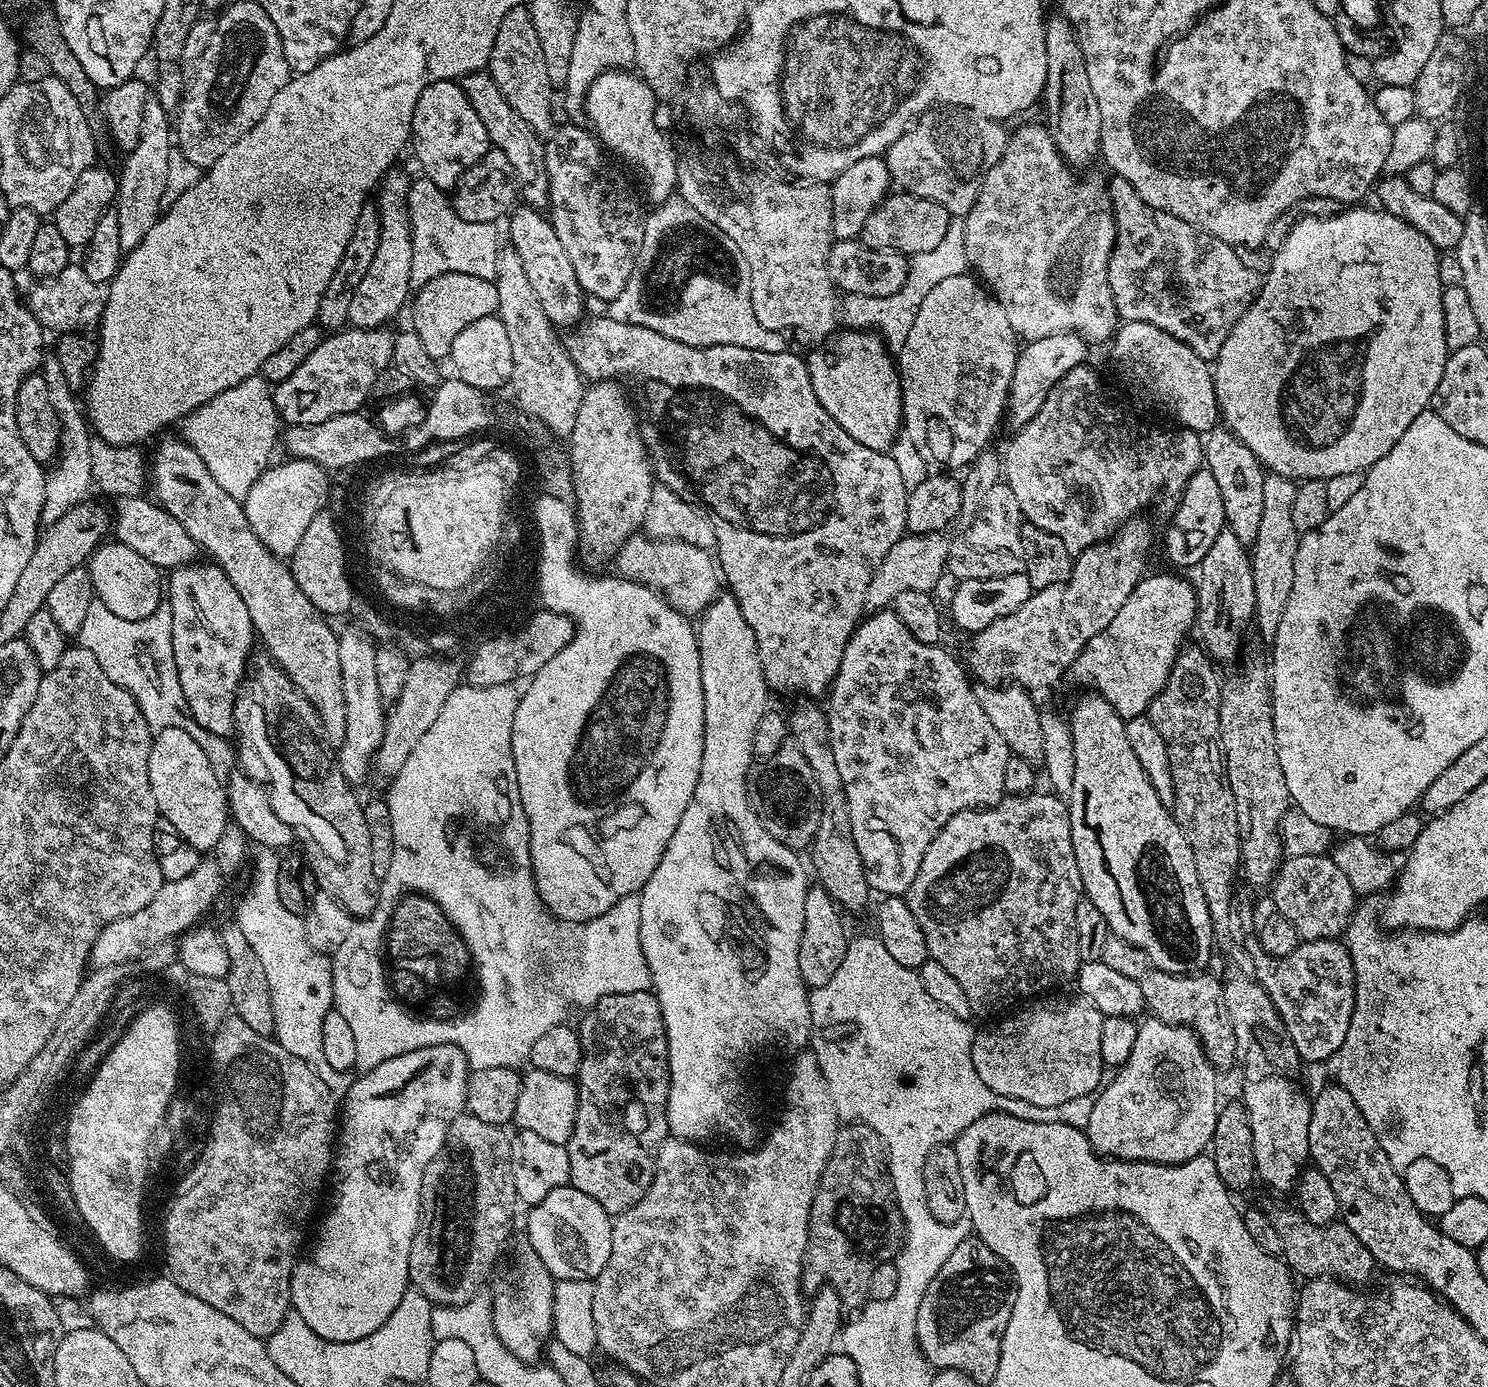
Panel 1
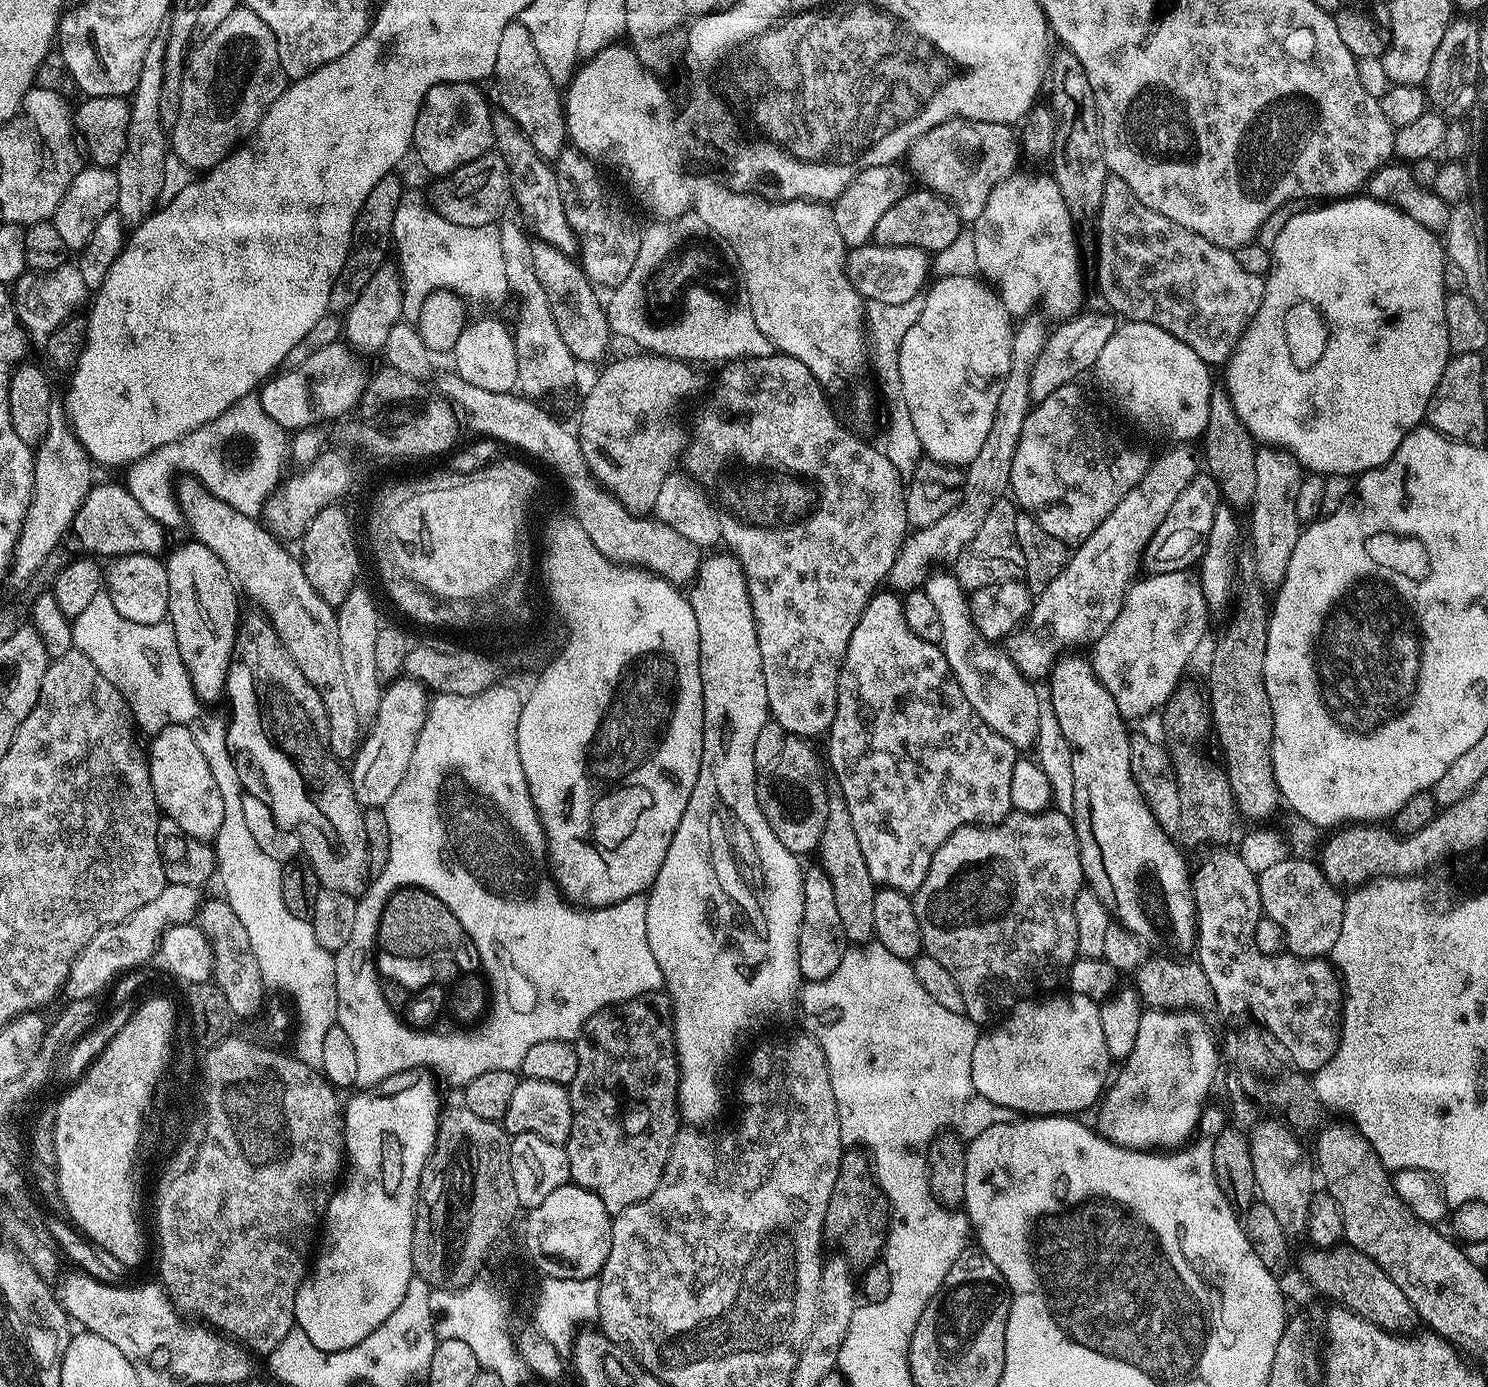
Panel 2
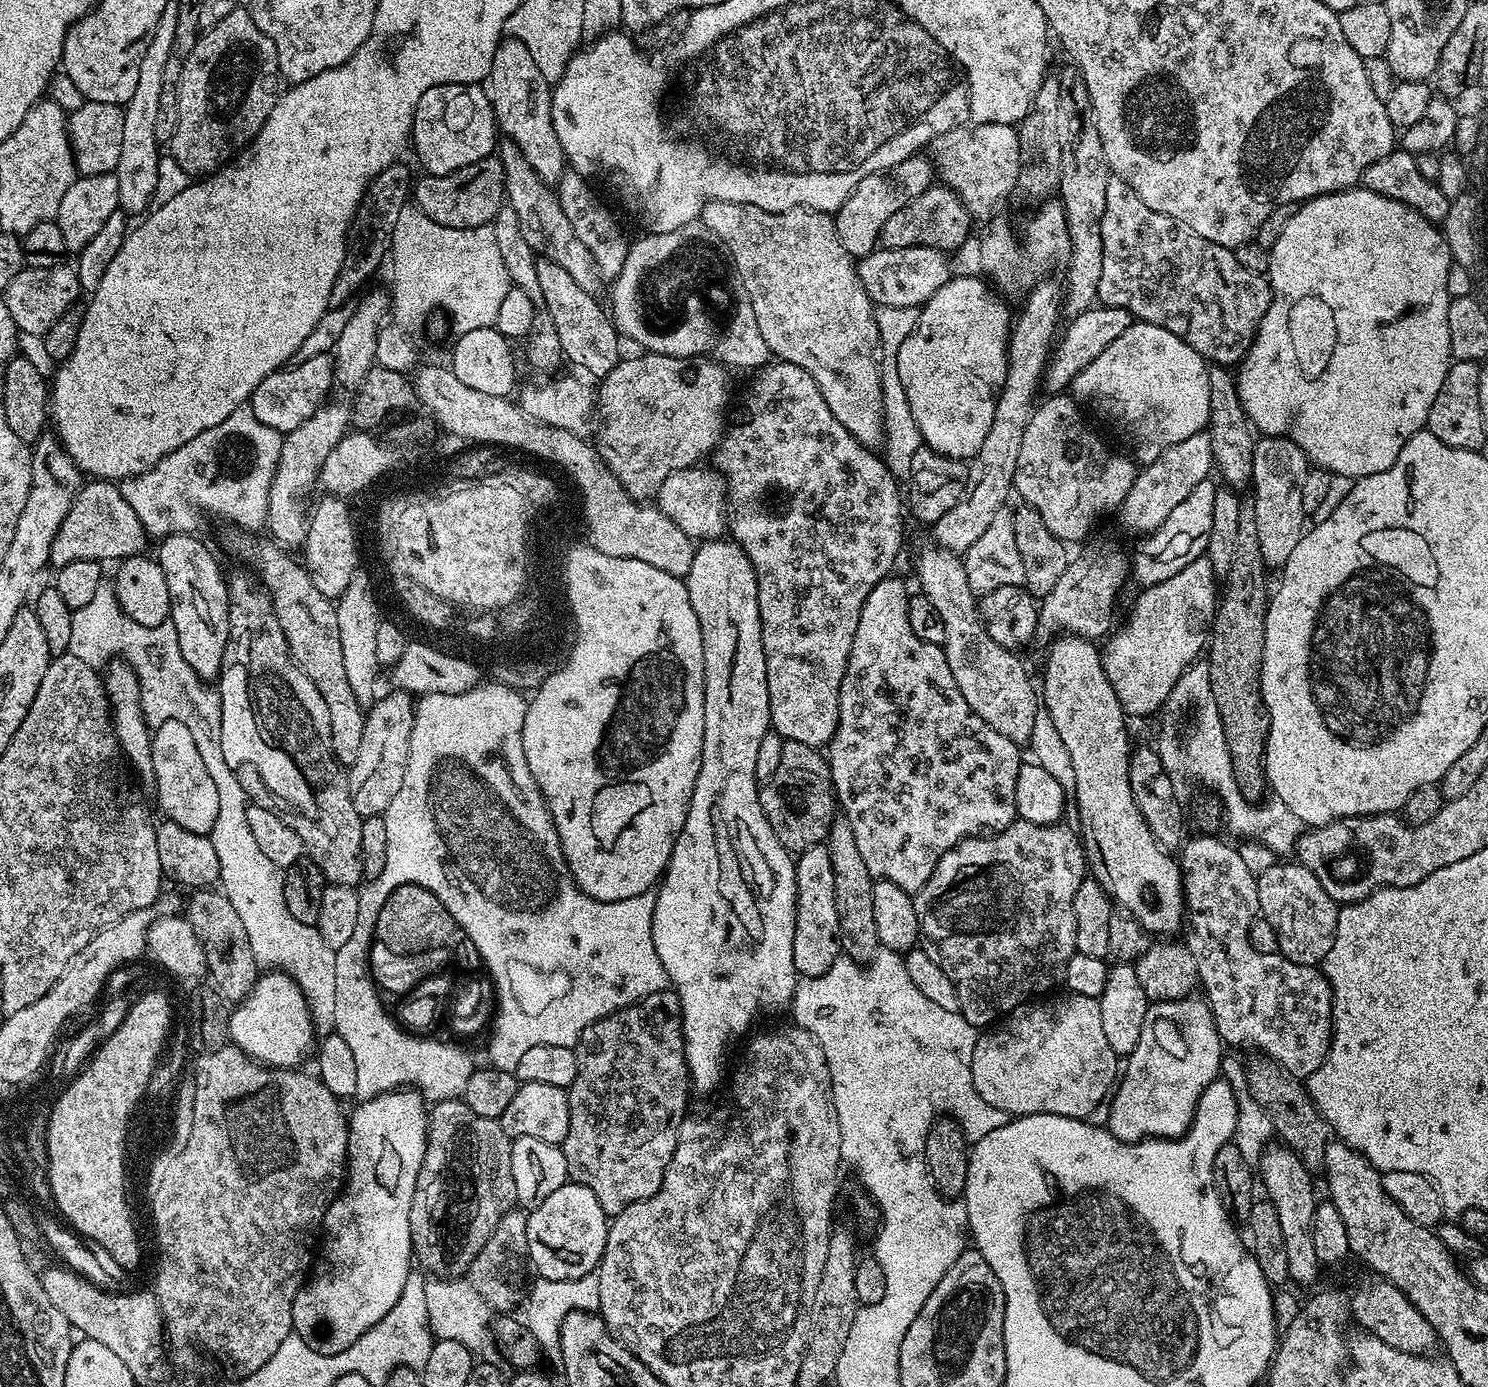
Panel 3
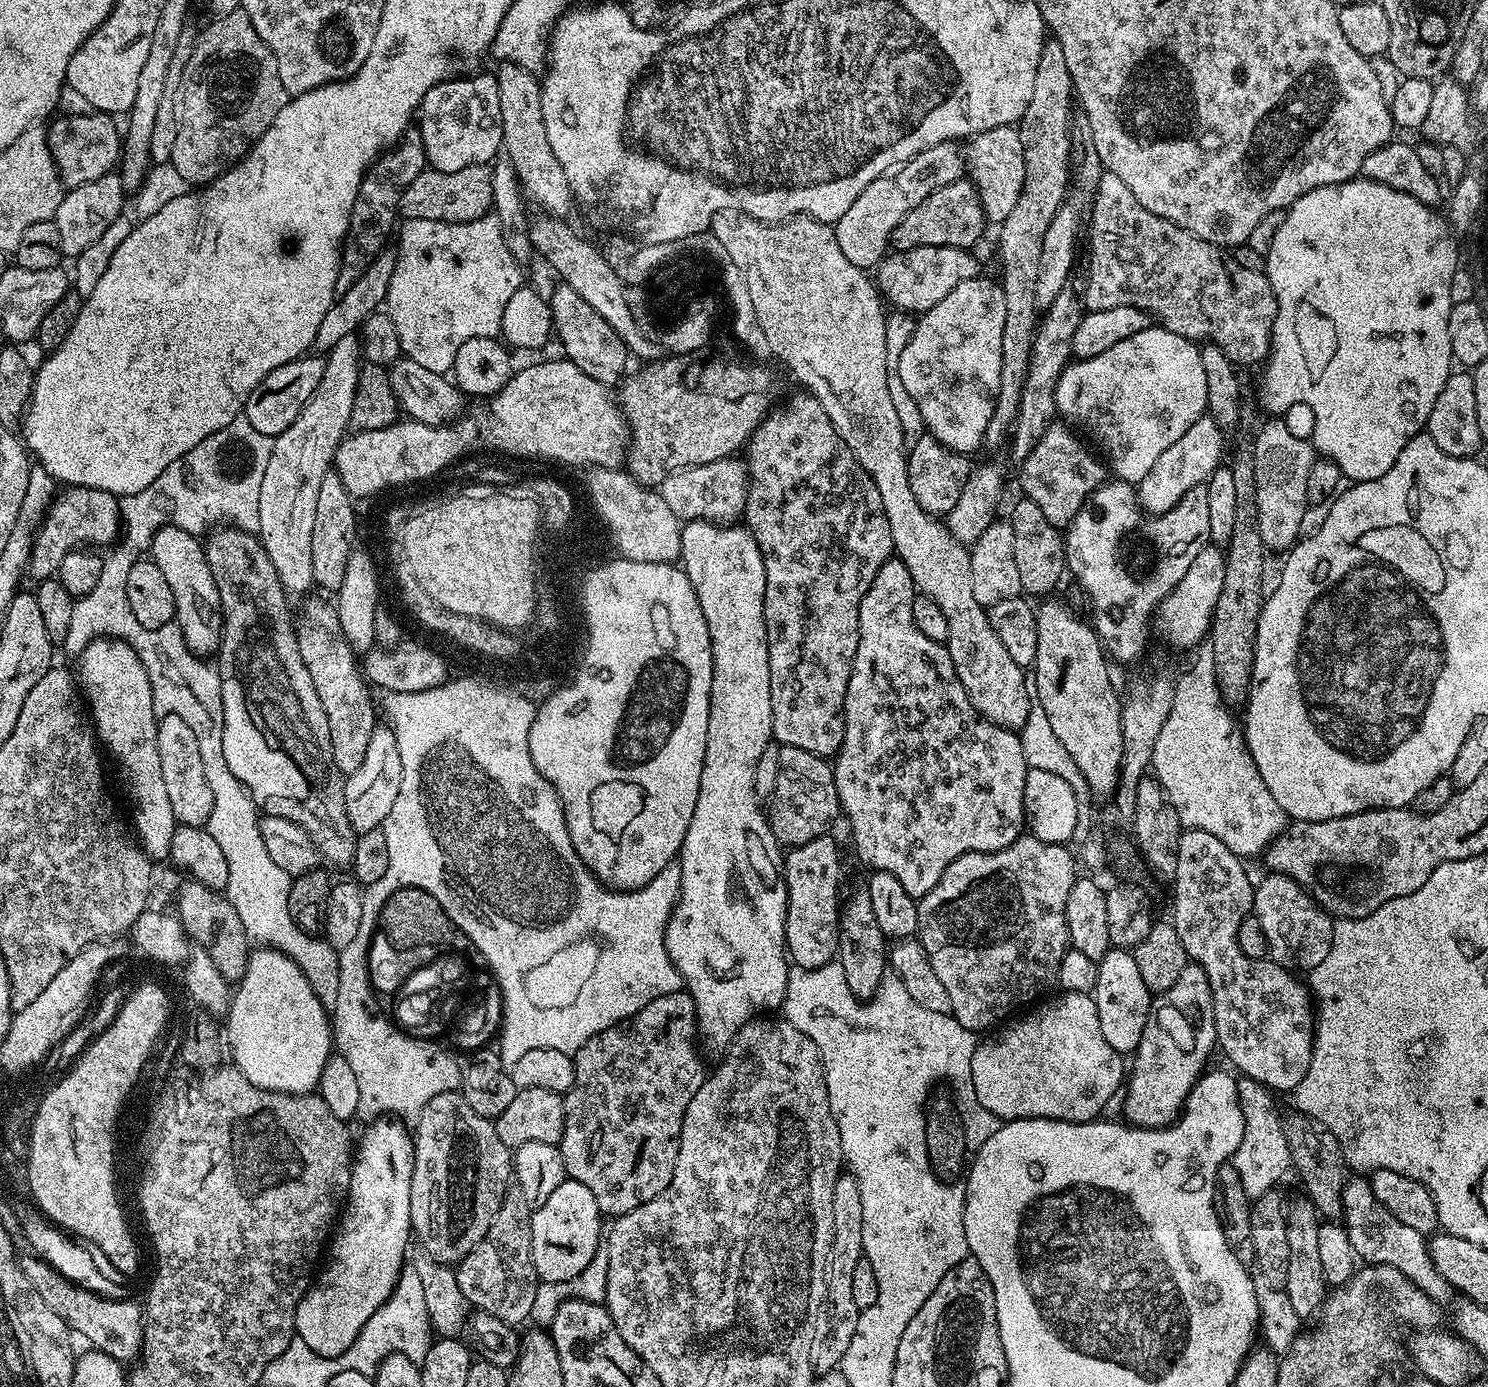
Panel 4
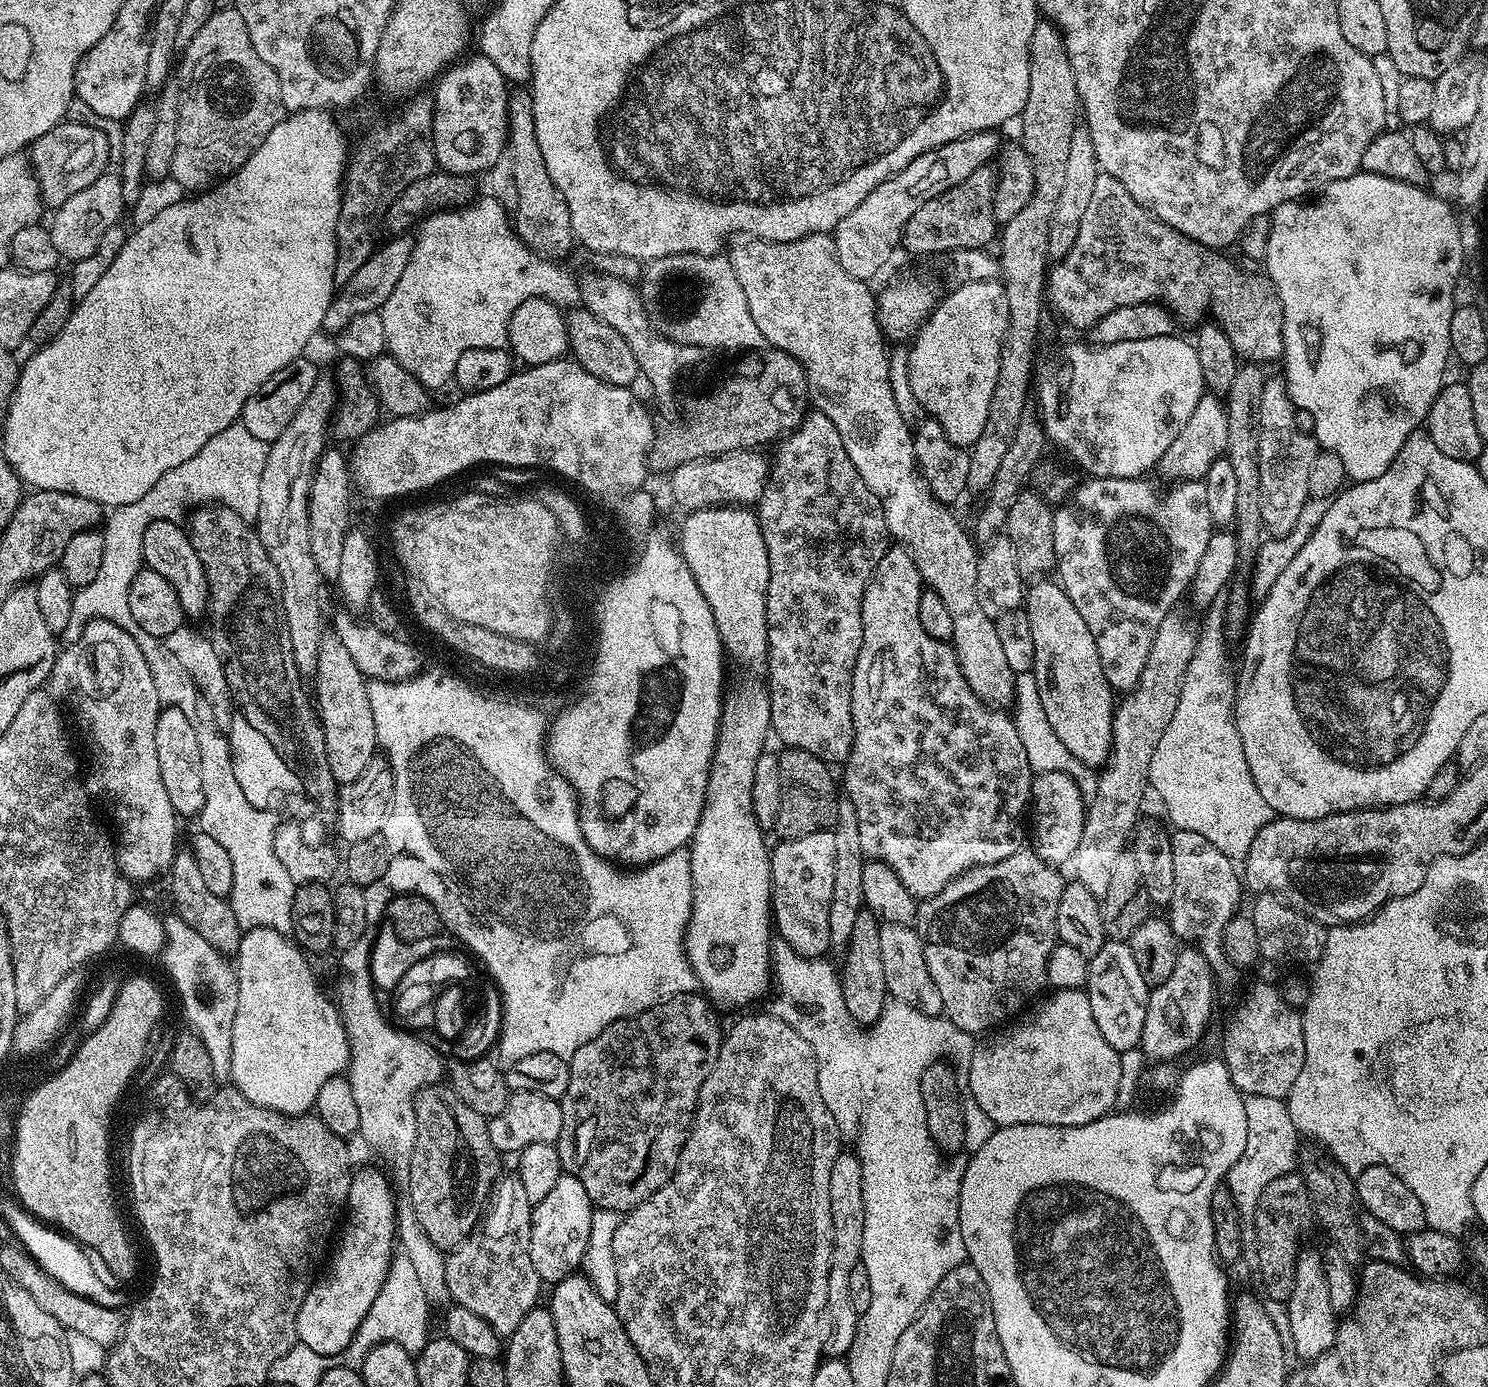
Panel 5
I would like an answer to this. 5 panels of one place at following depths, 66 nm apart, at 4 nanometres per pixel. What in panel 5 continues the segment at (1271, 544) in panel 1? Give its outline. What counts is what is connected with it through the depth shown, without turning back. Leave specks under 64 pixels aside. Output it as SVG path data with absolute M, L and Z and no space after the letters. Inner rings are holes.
M1269 375L1262 386L1260 429L1258 430L1258 478L1262 478L1262 522L1269 537L1285 536L1294 530L1302 506L1310 499L1308 485L1310 469L1318 451L1315 435L1300 429L1296 421L1297 405L1288 393L1288 381L1283 375Z

